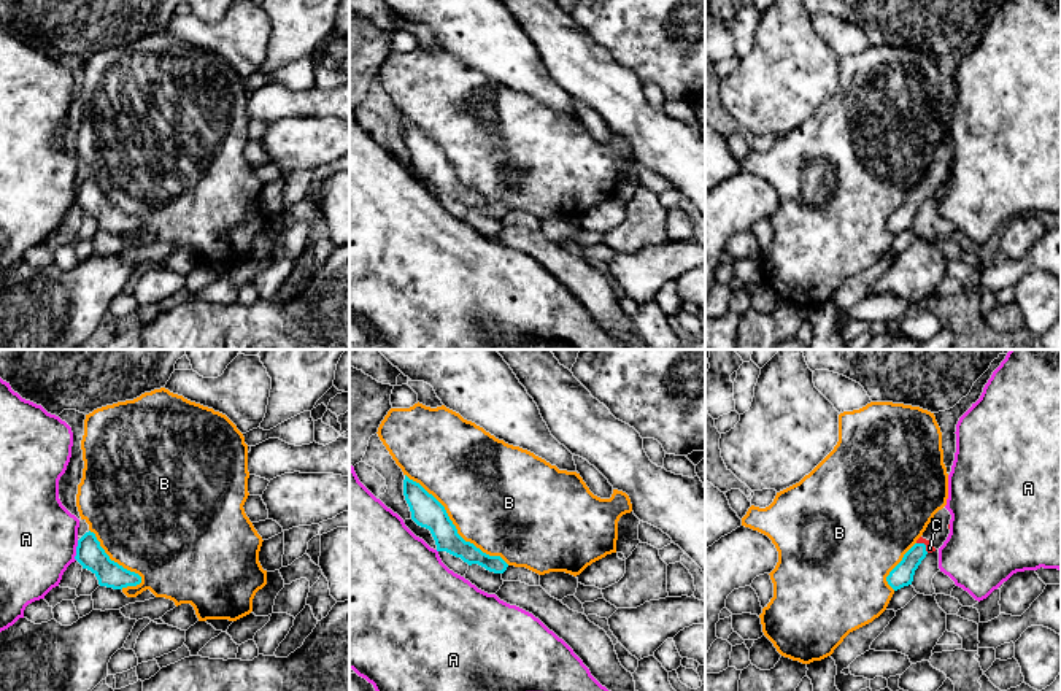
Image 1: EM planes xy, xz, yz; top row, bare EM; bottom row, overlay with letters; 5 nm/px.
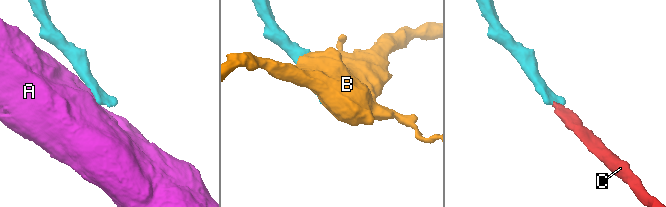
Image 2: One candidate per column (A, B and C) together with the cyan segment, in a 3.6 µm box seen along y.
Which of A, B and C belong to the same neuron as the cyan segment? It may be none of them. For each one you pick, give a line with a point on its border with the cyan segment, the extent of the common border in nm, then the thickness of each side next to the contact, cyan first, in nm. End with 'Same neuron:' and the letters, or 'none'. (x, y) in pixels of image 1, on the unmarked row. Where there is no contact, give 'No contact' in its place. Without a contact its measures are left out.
C: Touches cyan at yz (925, 189). Shared border 80 nm. Thickness 110 nm (cyan) against 50 nm
Same neuron: C

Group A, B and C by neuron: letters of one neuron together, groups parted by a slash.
A / B / C

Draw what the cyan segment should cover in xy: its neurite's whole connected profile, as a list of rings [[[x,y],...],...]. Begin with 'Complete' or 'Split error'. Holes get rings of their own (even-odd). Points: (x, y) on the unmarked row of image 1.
Complete. [[[91,175],[78,184],[75,203],[83,213],[91,214],[97,221],[100,230],[122,234],[141,227],[138,218],[130,216],[110,203],[95,178]]]

